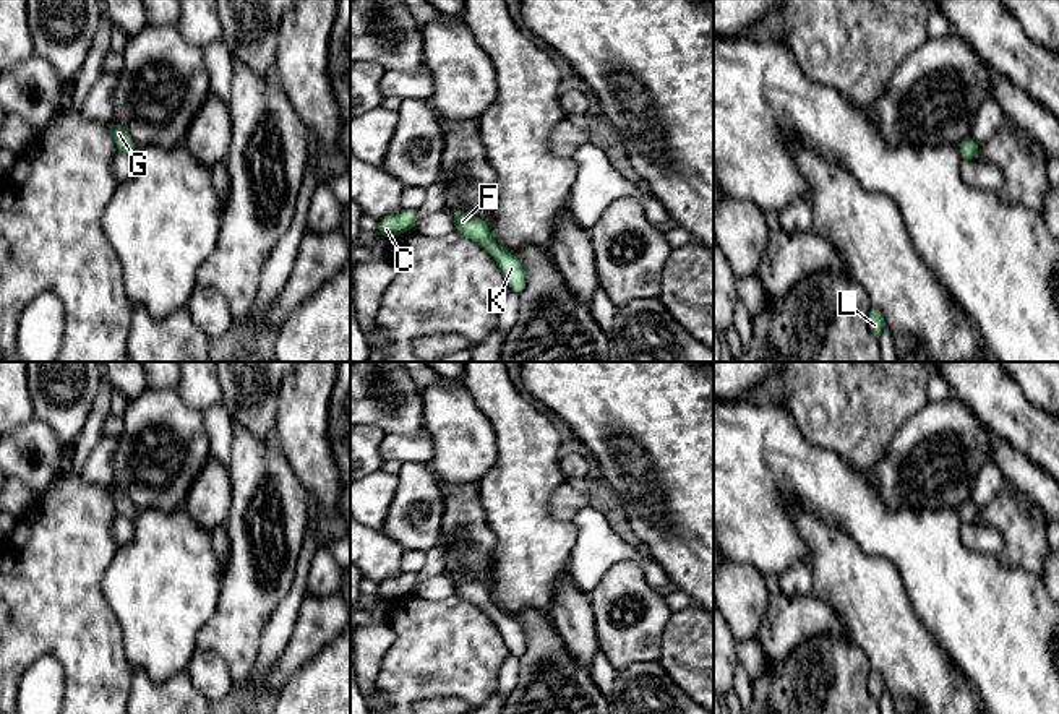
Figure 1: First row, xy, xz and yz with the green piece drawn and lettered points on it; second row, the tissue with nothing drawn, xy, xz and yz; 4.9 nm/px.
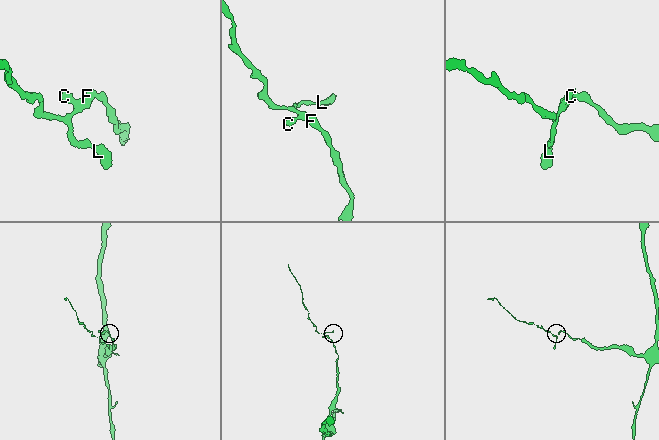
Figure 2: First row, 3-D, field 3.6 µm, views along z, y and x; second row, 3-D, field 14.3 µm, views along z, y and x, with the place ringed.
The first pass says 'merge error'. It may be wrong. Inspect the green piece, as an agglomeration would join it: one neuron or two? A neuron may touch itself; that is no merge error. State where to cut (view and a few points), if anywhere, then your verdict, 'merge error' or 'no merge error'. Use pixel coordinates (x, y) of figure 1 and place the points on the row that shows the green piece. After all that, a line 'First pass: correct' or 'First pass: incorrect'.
no cut; no merge error
First pass: incorrect

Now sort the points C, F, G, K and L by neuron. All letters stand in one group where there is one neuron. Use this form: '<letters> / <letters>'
C F G K L

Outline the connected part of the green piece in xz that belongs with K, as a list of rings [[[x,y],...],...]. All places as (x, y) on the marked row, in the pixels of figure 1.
[[[459,209],[449,211],[449,214],[452,216],[456,232],[485,248],[498,265],[509,290],[521,294],[527,284],[527,276],[519,258],[496,243],[483,219]]]

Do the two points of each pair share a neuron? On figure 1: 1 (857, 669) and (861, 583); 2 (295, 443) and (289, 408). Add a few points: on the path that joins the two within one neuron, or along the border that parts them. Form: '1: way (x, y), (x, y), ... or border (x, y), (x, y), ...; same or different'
1: border (850, 638), (873, 667); different
2: way (295, 435), (295, 416); same

